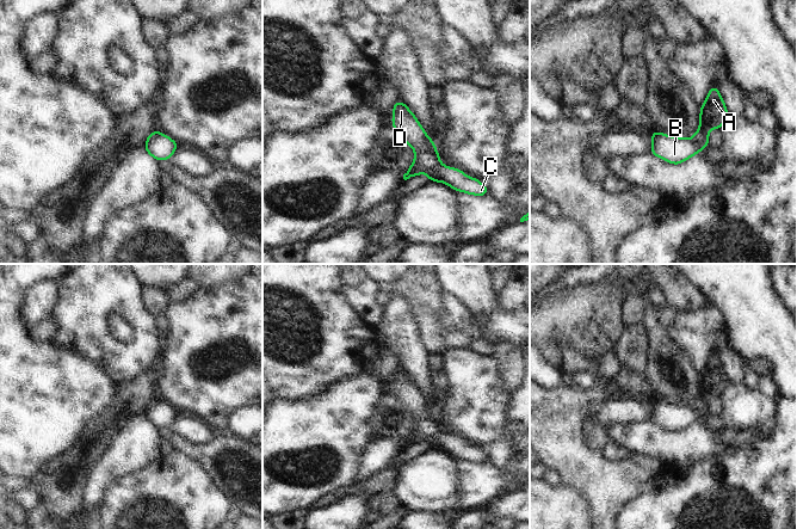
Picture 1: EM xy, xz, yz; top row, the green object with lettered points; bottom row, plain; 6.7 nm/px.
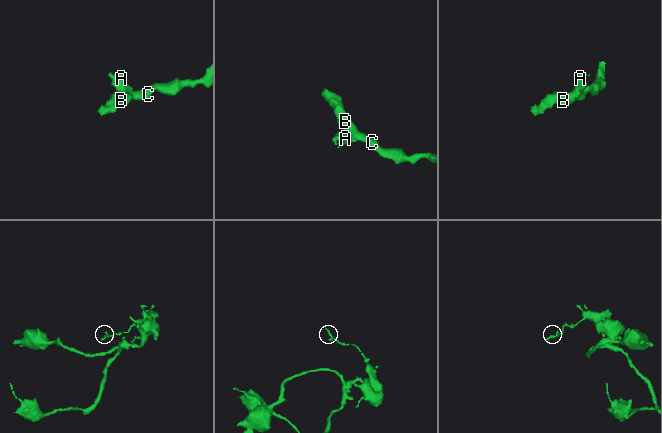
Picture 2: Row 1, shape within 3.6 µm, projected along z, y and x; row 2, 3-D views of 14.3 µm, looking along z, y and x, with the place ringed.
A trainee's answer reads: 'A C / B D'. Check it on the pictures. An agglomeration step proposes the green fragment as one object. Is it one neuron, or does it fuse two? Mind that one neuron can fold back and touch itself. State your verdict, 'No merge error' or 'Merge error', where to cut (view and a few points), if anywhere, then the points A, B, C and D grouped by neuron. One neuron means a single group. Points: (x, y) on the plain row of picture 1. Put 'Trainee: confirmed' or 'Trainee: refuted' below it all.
No merge error. No split. Groups: A B C D
Trainee: refuted

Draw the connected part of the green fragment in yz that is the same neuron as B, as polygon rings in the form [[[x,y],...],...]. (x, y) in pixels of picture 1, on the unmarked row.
[[[716,353],[710,356],[704,371],[699,375],[699,396],[692,405],[681,406],[653,399],[650,420],[672,432],[679,432],[709,414],[709,399],[721,396],[729,380]]]

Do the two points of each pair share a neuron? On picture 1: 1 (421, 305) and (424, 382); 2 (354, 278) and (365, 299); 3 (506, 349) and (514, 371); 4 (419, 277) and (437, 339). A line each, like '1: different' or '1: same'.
1: different
2: same
3: same
4: same

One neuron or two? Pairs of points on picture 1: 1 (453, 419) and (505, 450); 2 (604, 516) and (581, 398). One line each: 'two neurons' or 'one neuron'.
1: two neurons
2: one neuron

